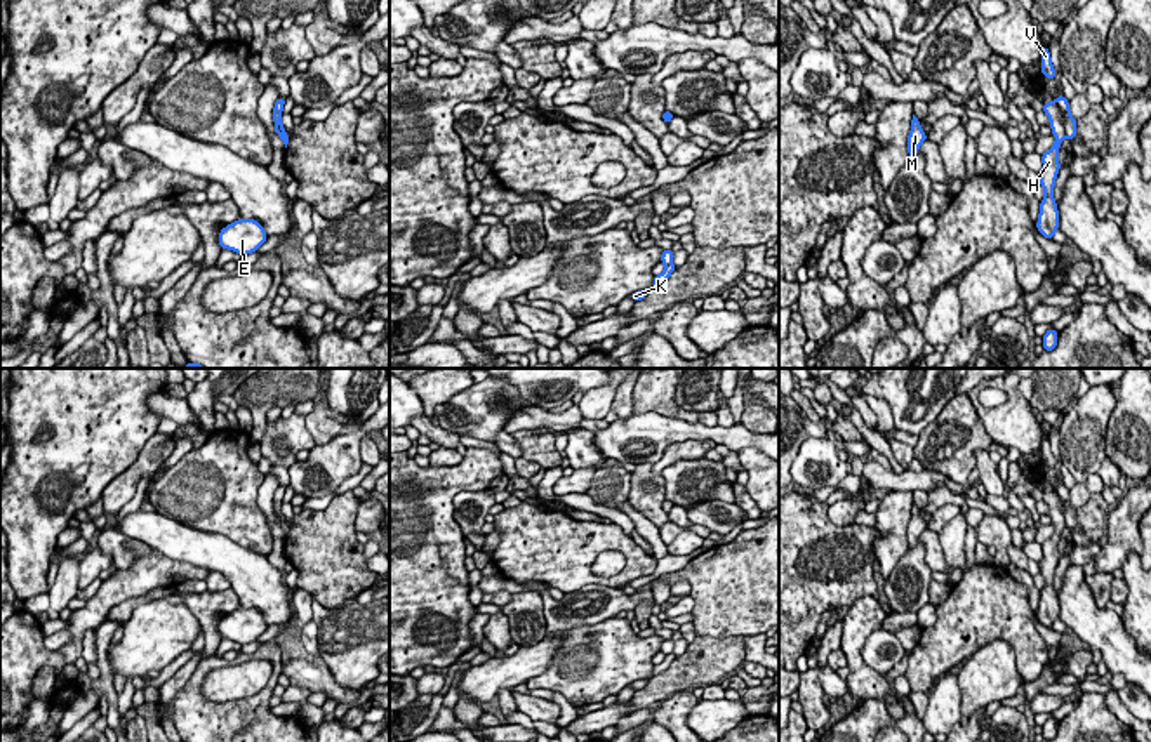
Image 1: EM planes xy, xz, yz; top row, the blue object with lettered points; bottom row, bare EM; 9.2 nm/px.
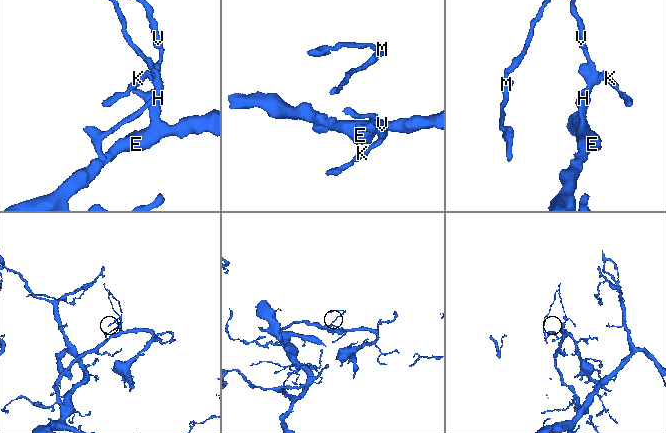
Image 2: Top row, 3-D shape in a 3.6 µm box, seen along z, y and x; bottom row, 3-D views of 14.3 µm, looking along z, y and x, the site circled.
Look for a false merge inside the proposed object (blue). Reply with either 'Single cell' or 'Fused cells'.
Fused cells

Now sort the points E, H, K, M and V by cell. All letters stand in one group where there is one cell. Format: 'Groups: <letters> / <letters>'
Groups: E H / K M V

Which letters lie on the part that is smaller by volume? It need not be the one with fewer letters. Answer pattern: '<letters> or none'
K, M, V

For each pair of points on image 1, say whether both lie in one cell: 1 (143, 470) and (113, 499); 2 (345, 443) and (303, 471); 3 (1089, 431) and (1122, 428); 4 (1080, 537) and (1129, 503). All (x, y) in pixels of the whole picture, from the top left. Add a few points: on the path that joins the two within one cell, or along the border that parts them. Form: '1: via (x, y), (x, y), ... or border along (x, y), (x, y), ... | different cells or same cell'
1: via (136, 475), (119, 492) | same cell
2: via (334, 454), (313, 471) | same cell
3: border along (1108, 388), (1115, 397), (1115, 409), (1104, 454) | different cells
4: border along (1110, 511), (1104, 532) | different cells

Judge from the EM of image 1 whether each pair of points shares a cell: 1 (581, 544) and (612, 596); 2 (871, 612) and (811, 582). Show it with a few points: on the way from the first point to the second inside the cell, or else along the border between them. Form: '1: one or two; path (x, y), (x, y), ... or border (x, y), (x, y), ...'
1: two; border (619, 586), (585, 584), (565, 593)
2: two; border (875, 596), (861, 596), (849, 609)

